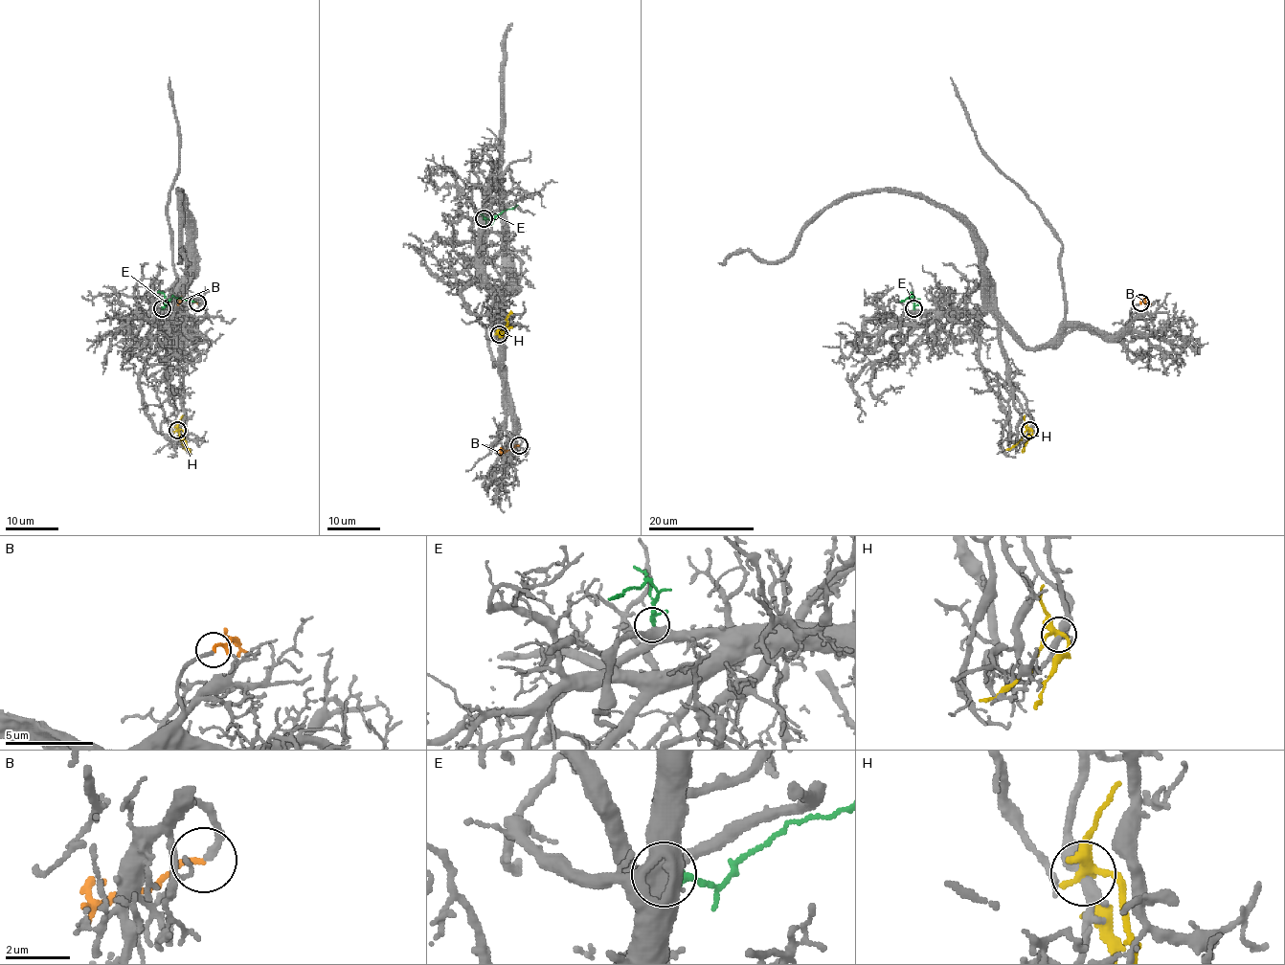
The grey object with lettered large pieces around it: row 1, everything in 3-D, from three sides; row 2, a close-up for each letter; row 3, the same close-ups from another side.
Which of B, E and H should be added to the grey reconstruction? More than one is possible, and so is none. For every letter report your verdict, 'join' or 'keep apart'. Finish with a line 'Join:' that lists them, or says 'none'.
B: join
E: join
H: keep apart
Join: B, E

